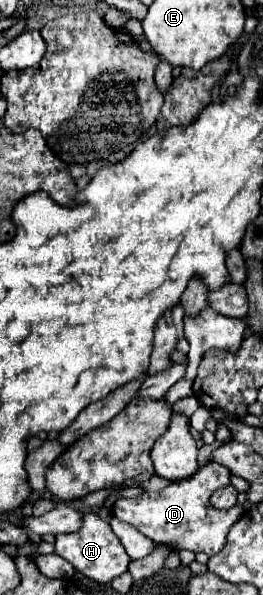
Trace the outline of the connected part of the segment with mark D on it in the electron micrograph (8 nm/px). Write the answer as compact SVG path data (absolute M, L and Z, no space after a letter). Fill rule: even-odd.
M208 463L206 467L198 469L192 477L168 485L156 497L152 497L148 493L142 493L136 499L120 497L114 503L112 511L120 521L134 525L140 533L144 533L158 545L174 545L176 549L202 551L212 557L226 543L226 535L228 535L230 527L240 519L240 515L244 511L240 507L224 511L224 509L216 509L210 505L210 493L214 489L226 487L228 483L230 483L230 471L218 463ZM202 521L208 521L208 531L198 529L198 525Z

